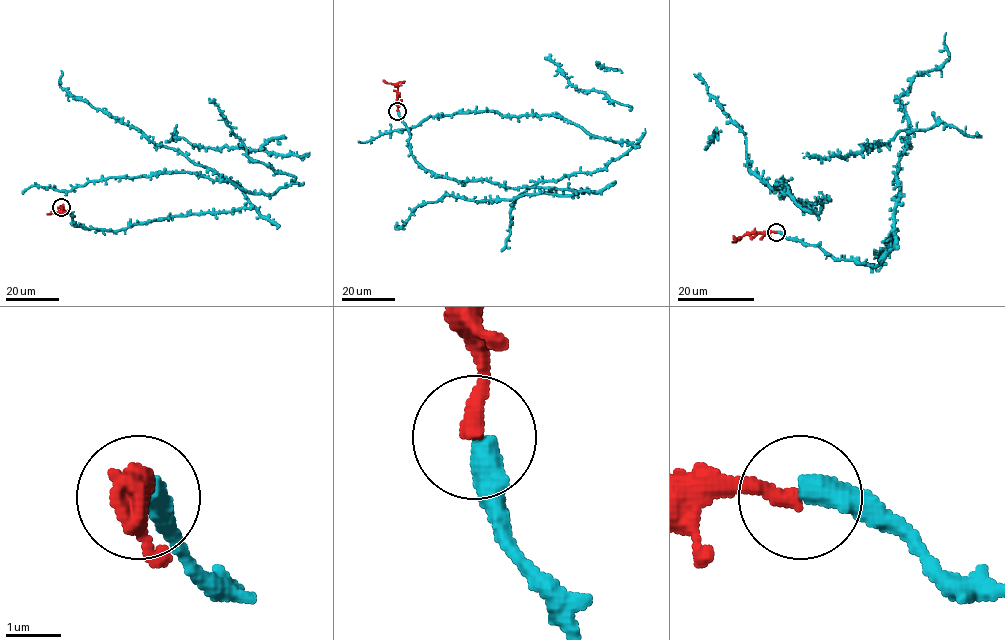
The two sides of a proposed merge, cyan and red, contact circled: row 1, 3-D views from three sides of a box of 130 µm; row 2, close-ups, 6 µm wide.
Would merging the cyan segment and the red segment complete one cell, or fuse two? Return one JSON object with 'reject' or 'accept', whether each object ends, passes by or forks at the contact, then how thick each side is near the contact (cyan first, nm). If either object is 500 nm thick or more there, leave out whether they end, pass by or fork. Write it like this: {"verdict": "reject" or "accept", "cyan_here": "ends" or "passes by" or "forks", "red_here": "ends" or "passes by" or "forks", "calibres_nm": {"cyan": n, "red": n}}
{"verdict": "accept", "cyan_here": "ends", "red_here": "ends", "calibres_nm": {"cyan": 460, "red": 320}}

